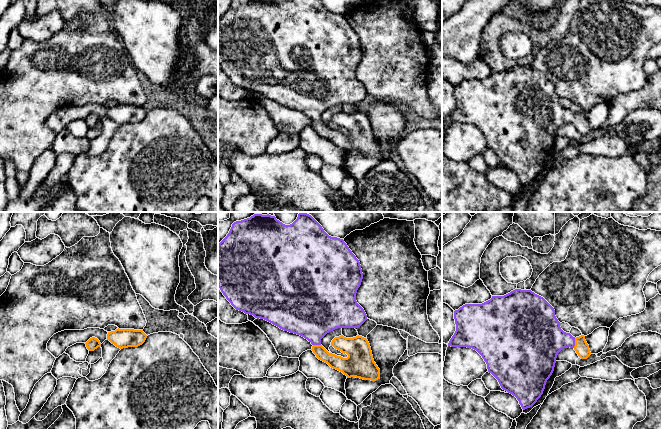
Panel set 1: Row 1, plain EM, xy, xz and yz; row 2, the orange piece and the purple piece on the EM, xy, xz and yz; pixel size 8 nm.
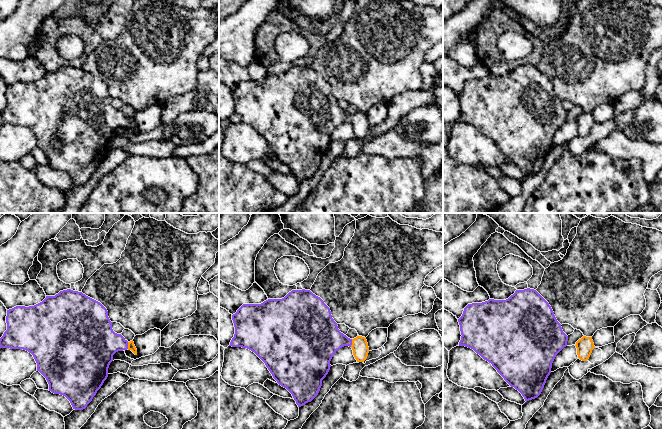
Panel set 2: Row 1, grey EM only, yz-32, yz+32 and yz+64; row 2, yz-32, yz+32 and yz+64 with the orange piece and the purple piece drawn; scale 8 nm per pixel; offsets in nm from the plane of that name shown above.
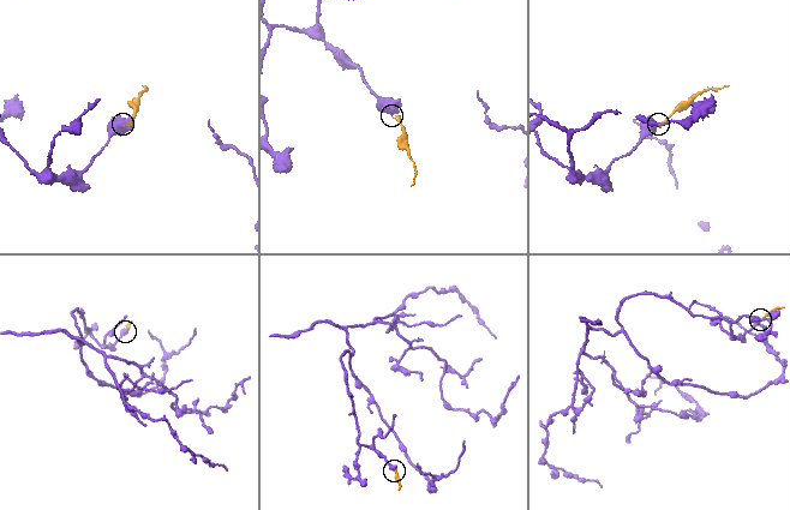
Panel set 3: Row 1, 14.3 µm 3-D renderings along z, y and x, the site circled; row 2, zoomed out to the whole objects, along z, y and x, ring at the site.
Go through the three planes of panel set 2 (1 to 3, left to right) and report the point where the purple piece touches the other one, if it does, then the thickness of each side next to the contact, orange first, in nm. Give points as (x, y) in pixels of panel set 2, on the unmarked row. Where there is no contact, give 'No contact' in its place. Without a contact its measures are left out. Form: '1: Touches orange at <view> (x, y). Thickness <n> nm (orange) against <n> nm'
1: Touches orange at yz-32 (128, 121). Thickness 60 nm (orange) against 320 nm
2: Touches orange at yz+32 (352, 119). Thickness 130 nm (orange) against 300 nm
3: No contact

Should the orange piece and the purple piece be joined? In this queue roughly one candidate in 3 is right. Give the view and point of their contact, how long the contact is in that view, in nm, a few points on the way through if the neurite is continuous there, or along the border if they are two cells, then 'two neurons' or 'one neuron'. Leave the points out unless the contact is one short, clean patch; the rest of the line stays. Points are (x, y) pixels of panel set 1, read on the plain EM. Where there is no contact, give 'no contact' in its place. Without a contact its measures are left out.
contact yz (575, 119); length 80 nm; one neuron

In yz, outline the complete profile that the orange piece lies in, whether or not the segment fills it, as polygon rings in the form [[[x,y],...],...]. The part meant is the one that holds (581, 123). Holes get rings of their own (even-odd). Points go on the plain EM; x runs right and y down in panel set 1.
[[[515,65],[504,72],[492,72],[482,80],[465,80],[454,87],[454,95],[456,107],[448,122],[476,126],[486,138],[488,148],[498,156],[503,166],[517,174],[523,186],[532,183],[543,170],[546,158],[554,147],[557,131],[562,125],[573,124],[581,135],[591,131],[585,112],[575,114],[564,108],[554,84],[531,66]]]

